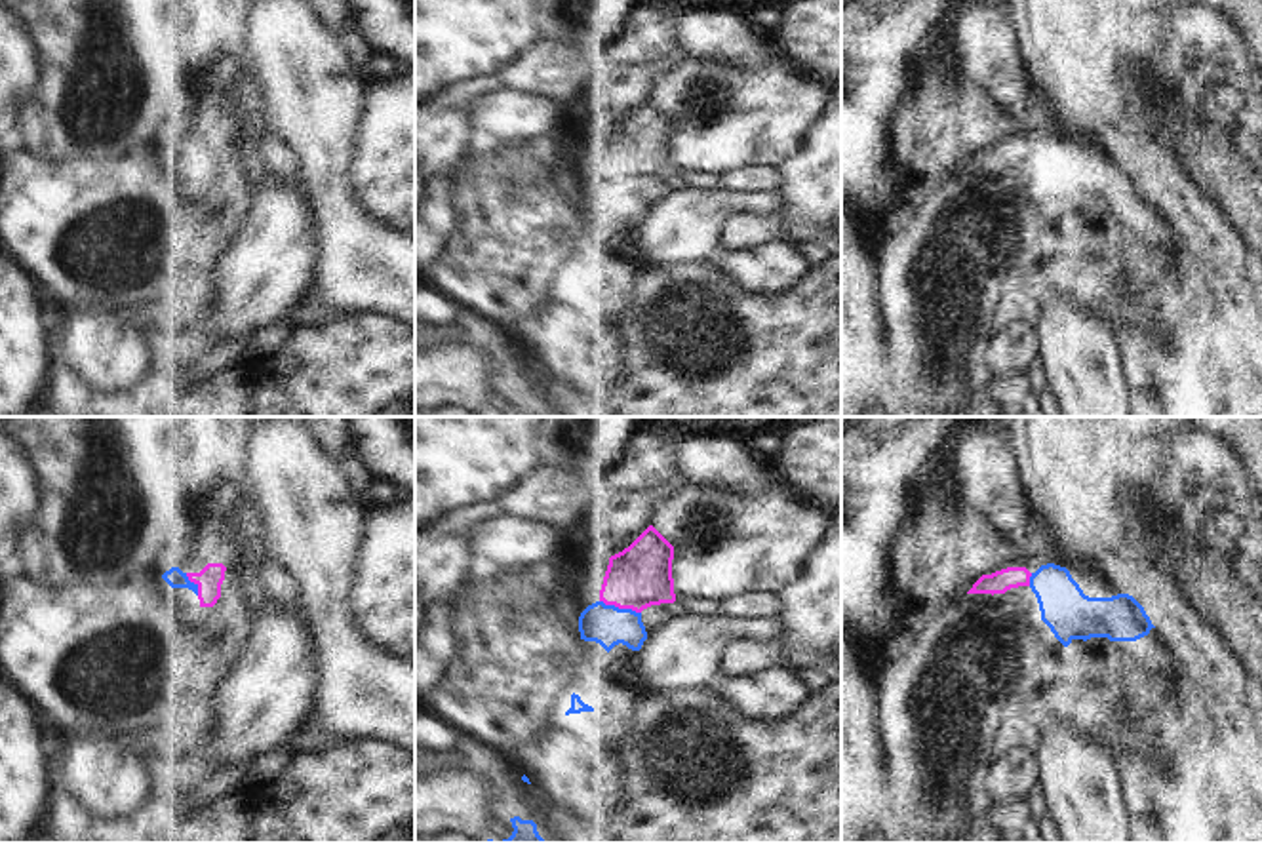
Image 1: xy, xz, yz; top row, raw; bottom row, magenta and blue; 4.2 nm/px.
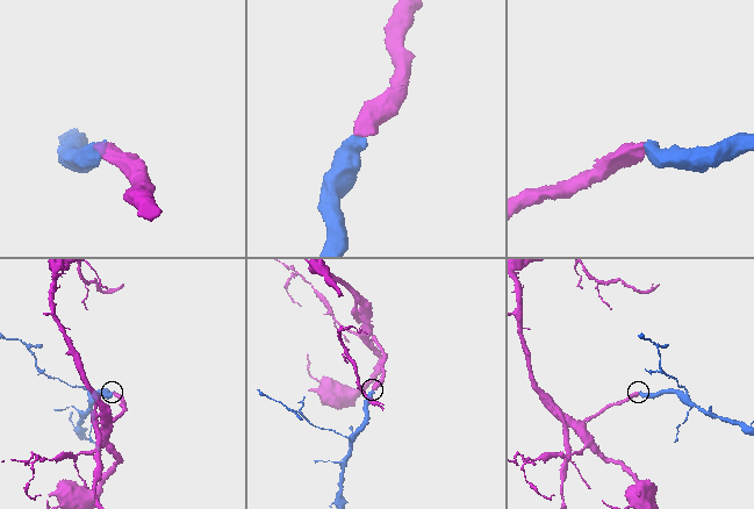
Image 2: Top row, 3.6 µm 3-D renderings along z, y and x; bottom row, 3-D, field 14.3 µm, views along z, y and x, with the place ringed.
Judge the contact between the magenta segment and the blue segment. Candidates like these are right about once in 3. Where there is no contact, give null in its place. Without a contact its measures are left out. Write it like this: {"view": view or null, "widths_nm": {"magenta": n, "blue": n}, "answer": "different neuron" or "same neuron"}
{"view": "xz", "widths_nm": {"magenta": 260, "blue": 170}, "answer": "same neuron"}

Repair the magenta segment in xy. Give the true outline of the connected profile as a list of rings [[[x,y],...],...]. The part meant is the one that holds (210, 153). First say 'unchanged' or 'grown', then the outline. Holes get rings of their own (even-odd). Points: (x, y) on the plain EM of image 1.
grown; [[[207,137],[200,147],[183,147],[179,141],[171,141],[162,152],[171,162],[192,164],[200,173],[200,181],[213,181],[221,171],[225,145],[227,141],[223,137]]]

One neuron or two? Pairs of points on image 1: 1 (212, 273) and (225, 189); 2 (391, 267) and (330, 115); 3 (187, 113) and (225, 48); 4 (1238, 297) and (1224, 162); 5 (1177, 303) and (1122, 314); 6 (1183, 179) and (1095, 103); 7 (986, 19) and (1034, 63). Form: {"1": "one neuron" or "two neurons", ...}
{"1": "one neuron", "2": "one neuron", "3": "two neurons", "4": "two neurons", "5": "one neuron", "6": "two neurons", "7": "two neurons"}

